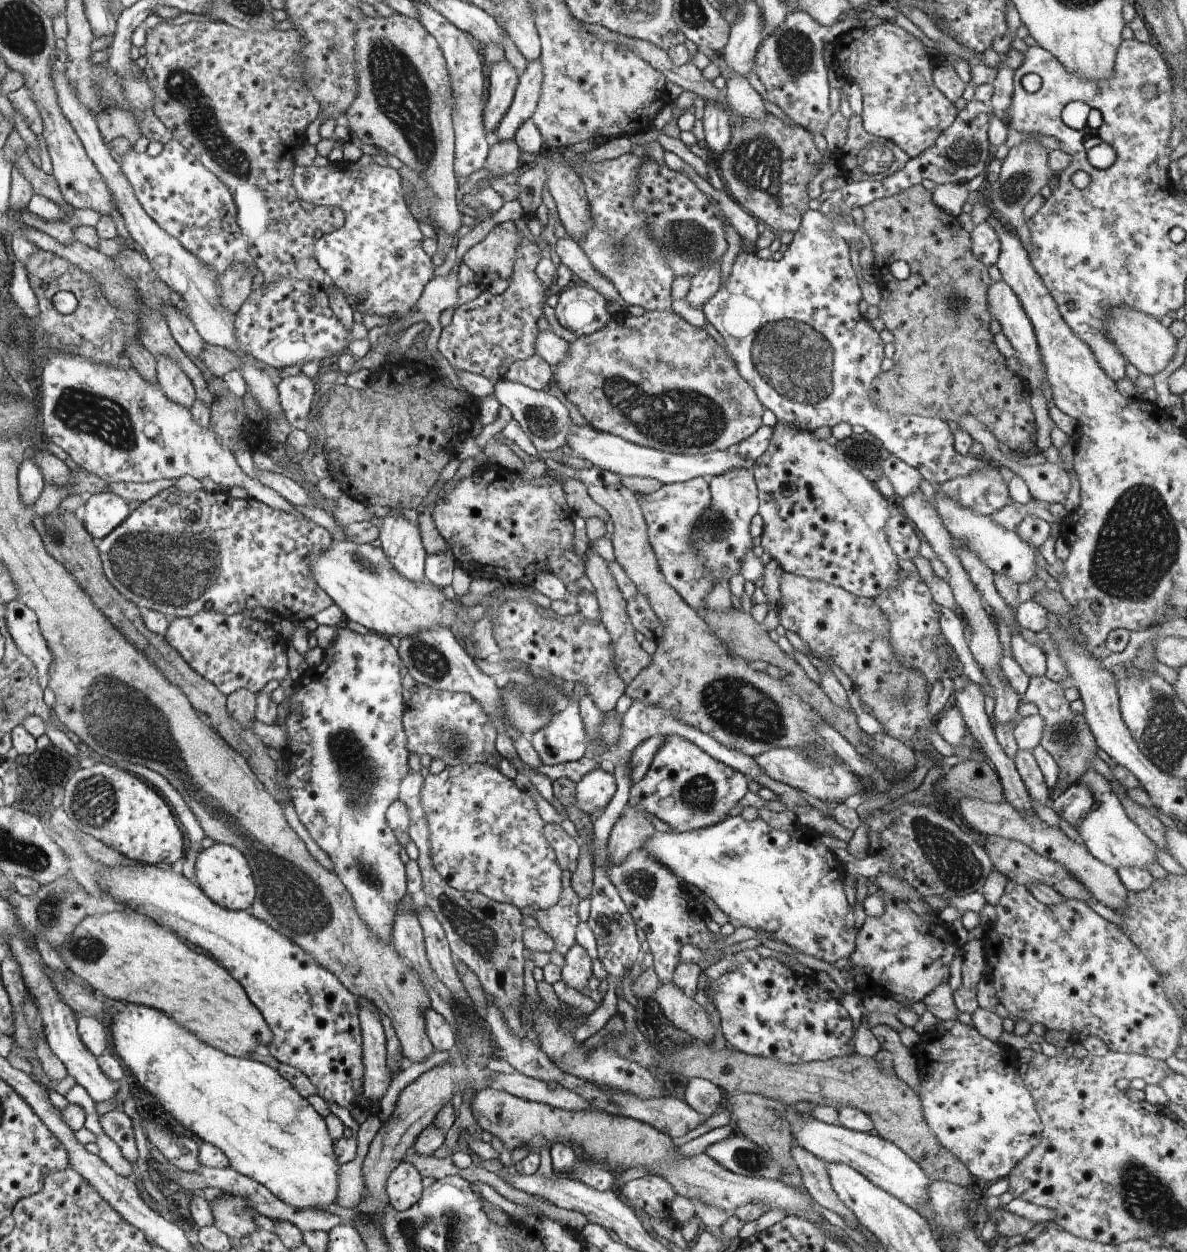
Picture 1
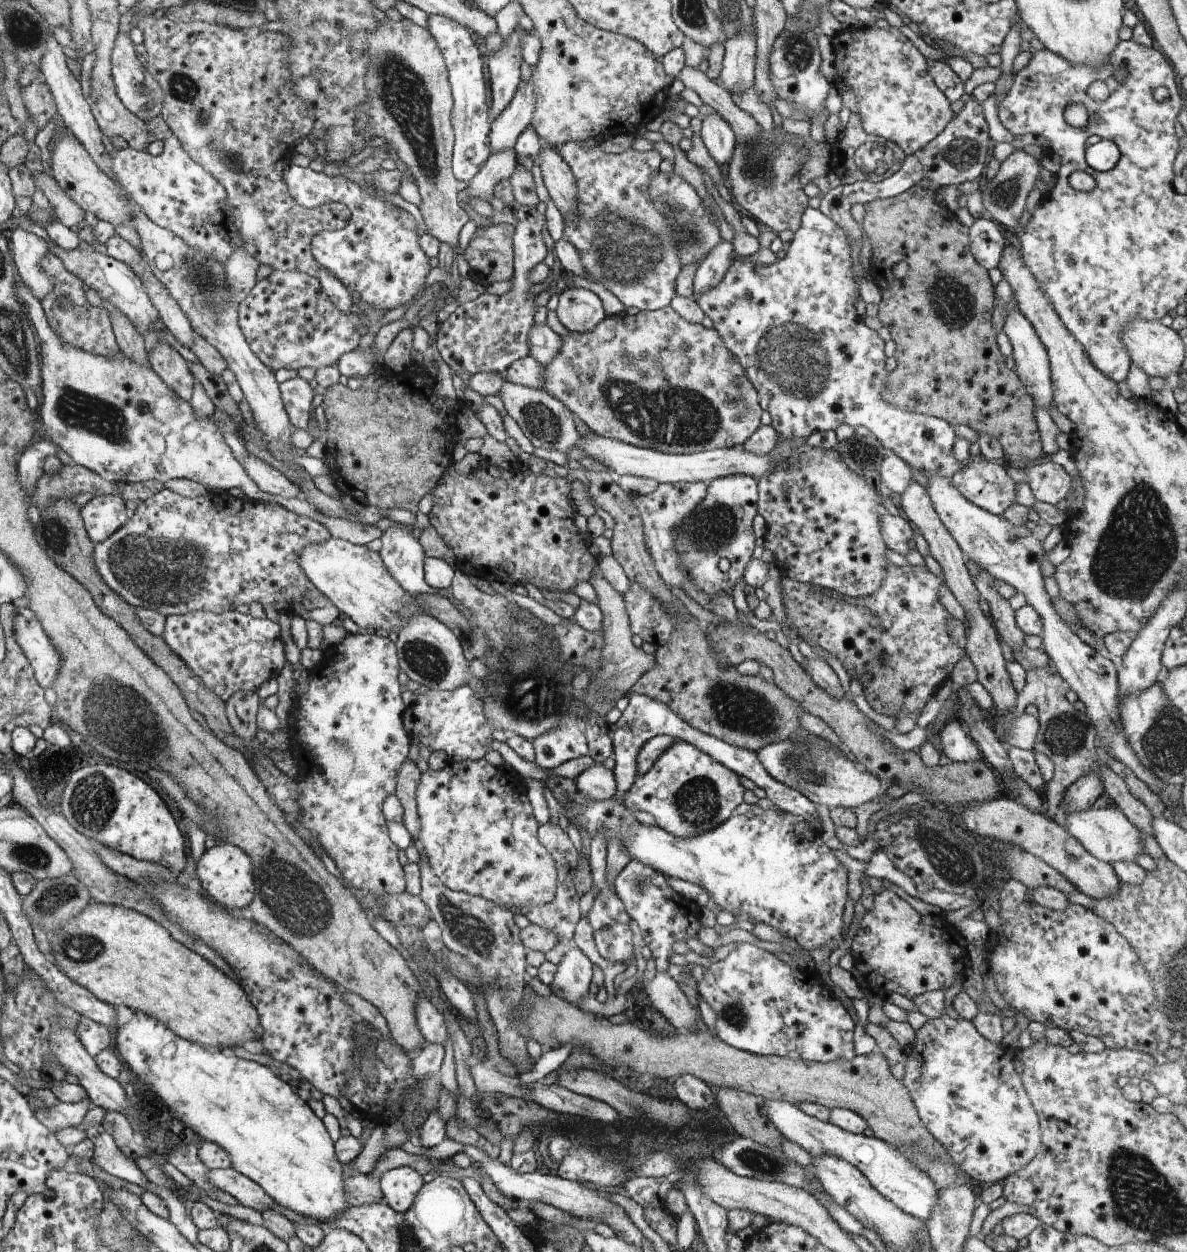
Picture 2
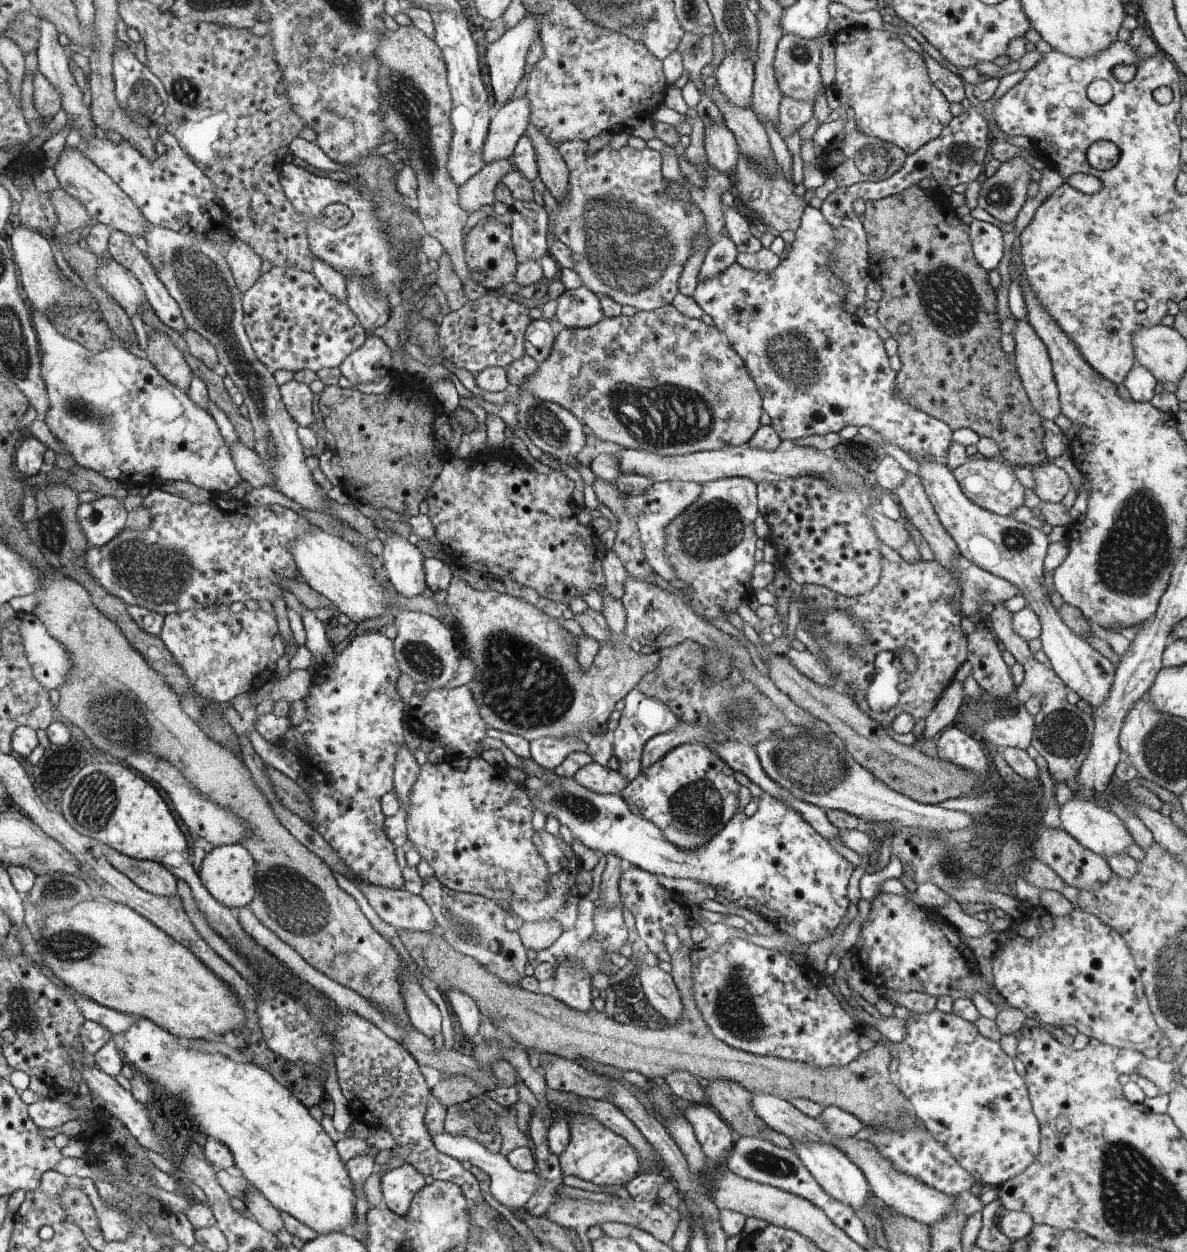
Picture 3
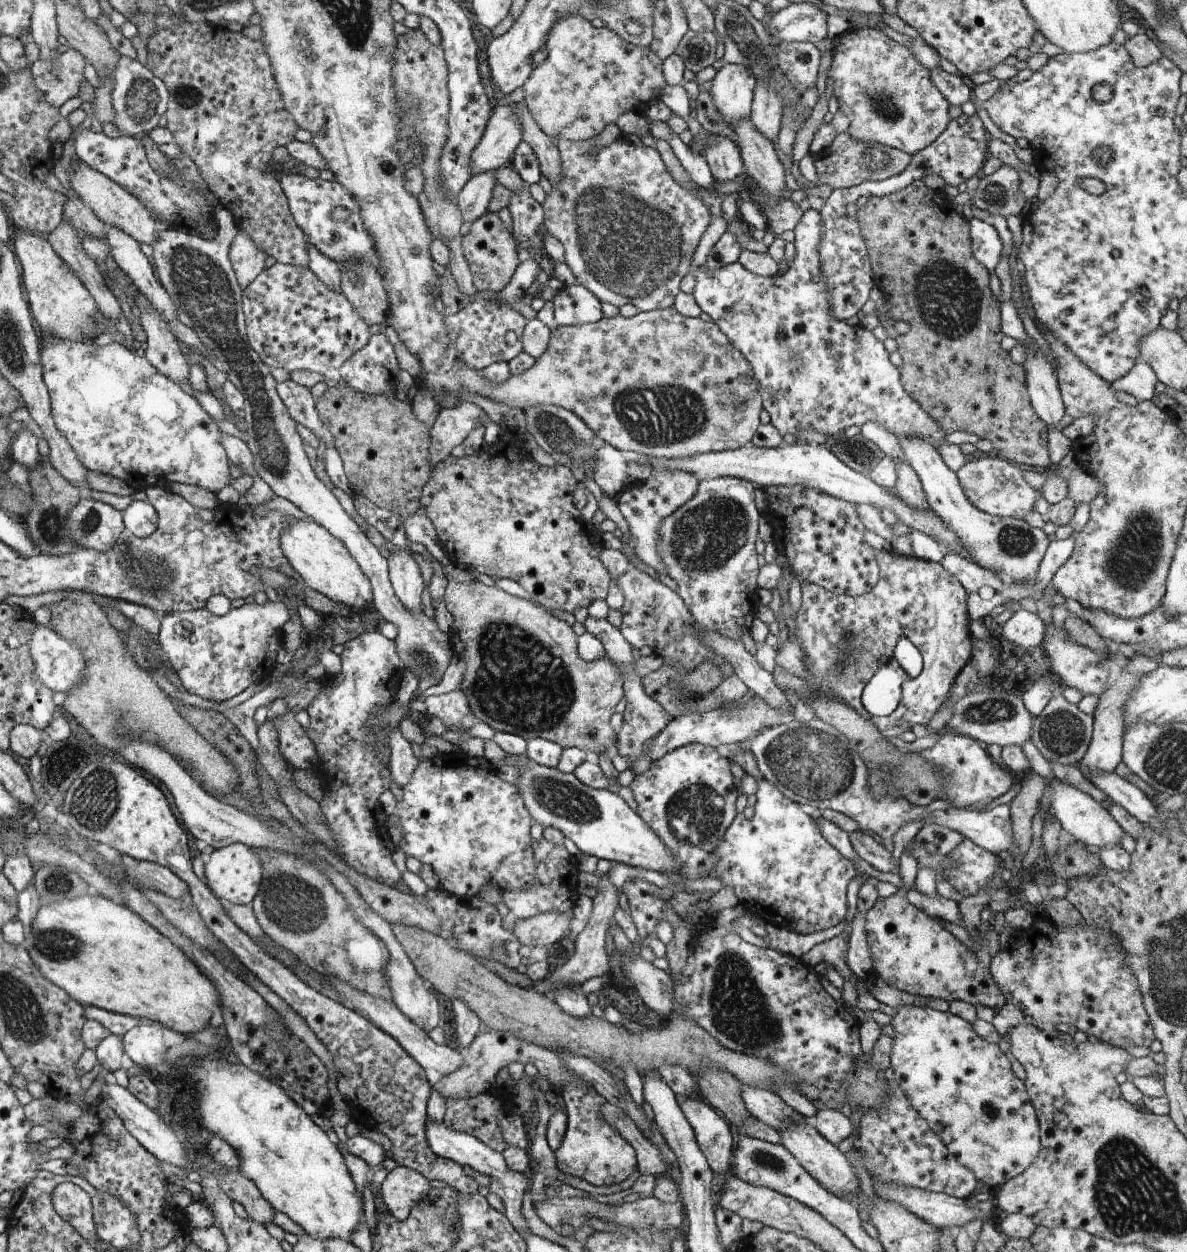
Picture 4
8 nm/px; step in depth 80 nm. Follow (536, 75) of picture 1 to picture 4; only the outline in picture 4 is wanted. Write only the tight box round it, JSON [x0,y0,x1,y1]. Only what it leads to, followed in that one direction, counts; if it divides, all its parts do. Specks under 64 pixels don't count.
[472,104,522,174]

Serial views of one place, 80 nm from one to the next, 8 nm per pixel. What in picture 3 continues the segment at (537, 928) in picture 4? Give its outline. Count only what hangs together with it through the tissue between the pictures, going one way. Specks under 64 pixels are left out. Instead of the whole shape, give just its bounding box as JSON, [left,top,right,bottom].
[517,920,563,951]

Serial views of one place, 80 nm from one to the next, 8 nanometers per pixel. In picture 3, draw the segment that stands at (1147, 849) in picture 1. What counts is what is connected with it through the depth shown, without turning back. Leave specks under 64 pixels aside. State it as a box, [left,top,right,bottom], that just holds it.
[1059,795,1135,859]

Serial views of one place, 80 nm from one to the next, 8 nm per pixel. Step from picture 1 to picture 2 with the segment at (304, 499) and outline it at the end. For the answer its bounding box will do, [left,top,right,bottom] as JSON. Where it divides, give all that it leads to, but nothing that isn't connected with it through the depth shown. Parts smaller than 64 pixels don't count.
[242,453,303,499]

